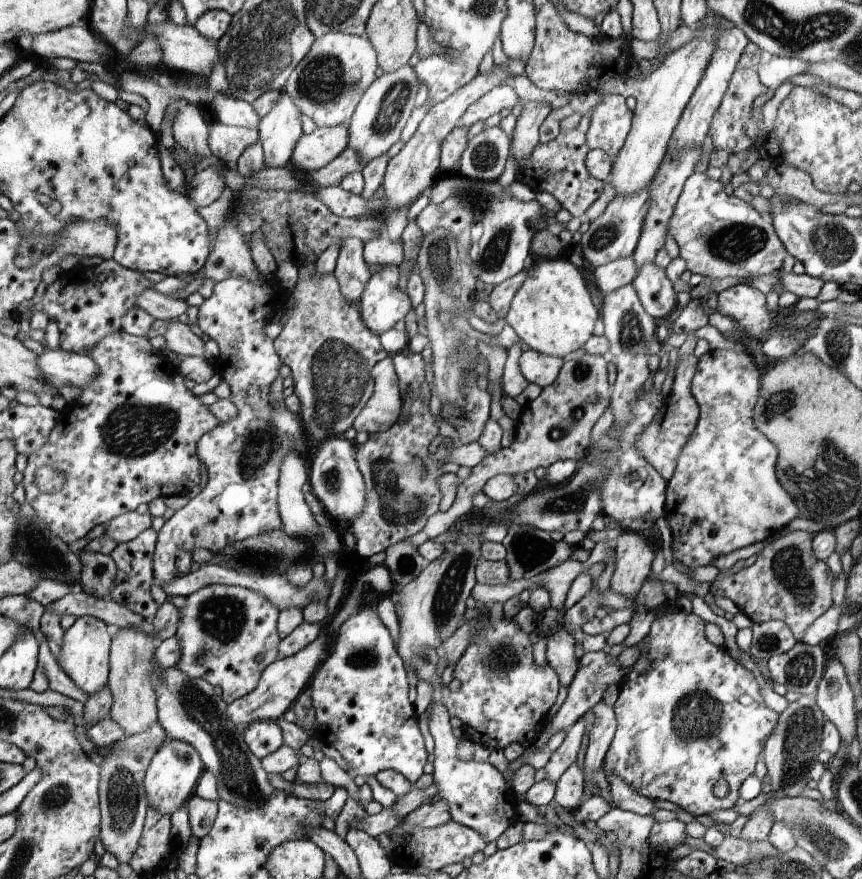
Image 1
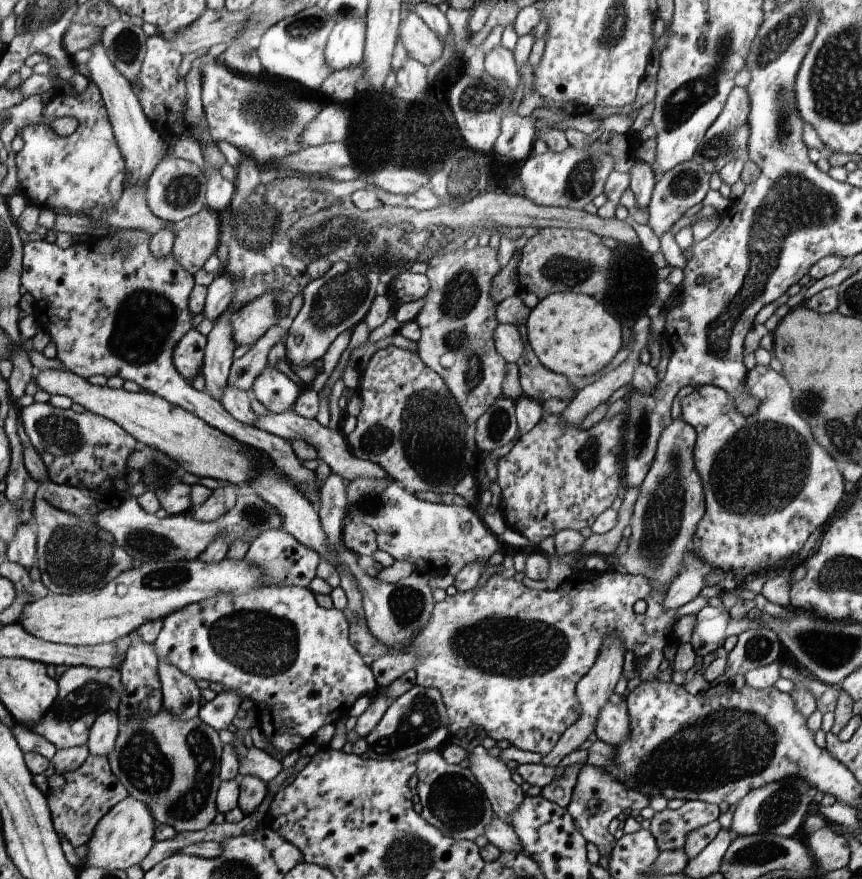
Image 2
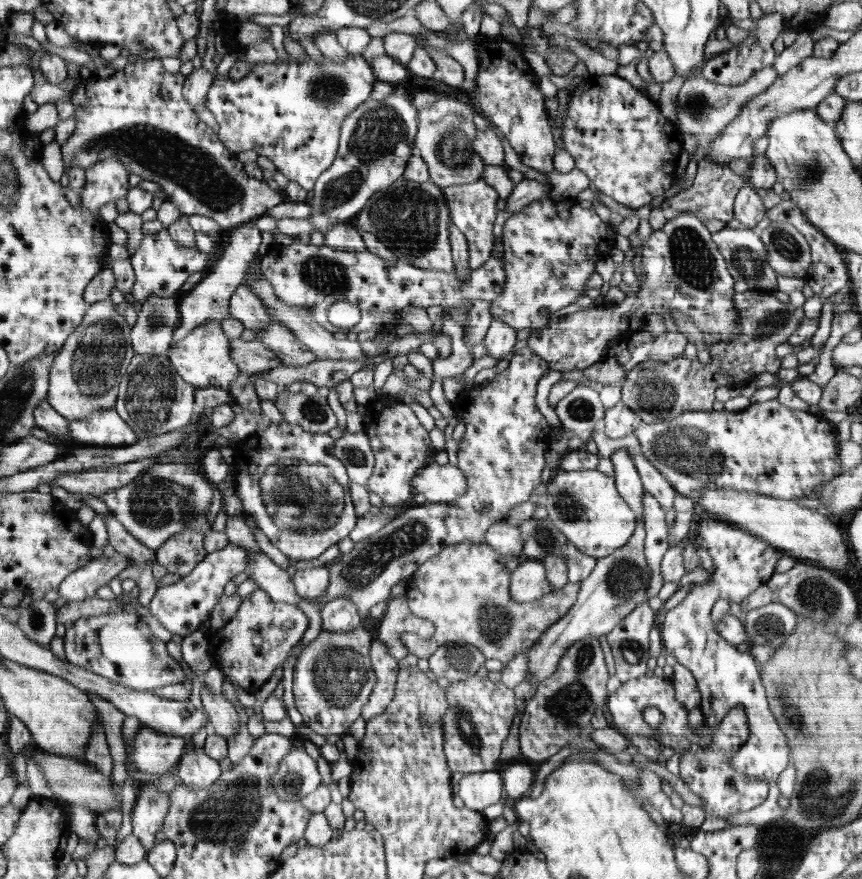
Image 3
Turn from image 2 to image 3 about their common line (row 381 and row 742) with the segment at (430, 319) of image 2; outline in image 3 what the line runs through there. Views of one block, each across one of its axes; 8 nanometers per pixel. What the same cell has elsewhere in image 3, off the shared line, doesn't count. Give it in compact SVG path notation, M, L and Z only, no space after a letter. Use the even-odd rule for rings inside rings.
M472 673L466 679L451 683L446 688L446 700L448 700L448 711L444 713L444 752L451 771L472 774L499 770L499 758L503 752L504 740L507 740L514 717L518 714L516 710L518 698L515 696L515 690L508 688L502 681L490 680L487 675L478 676L478 673Z

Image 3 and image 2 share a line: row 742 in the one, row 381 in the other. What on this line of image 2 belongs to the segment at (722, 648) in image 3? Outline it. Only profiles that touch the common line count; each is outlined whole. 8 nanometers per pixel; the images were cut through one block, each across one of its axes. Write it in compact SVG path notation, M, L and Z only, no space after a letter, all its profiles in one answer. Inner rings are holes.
M756 364L748 373L748 384L759 400L758 409L749 417L737 409L737 402L728 391L716 385L699 386L681 399L682 420L691 423L697 432L695 466L706 490L707 510L695 530L691 550L737 581L762 573L776 562L798 553L808 536L832 516L846 490L837 462L817 443L808 422L794 410L794 398L786 377L768 365Z

